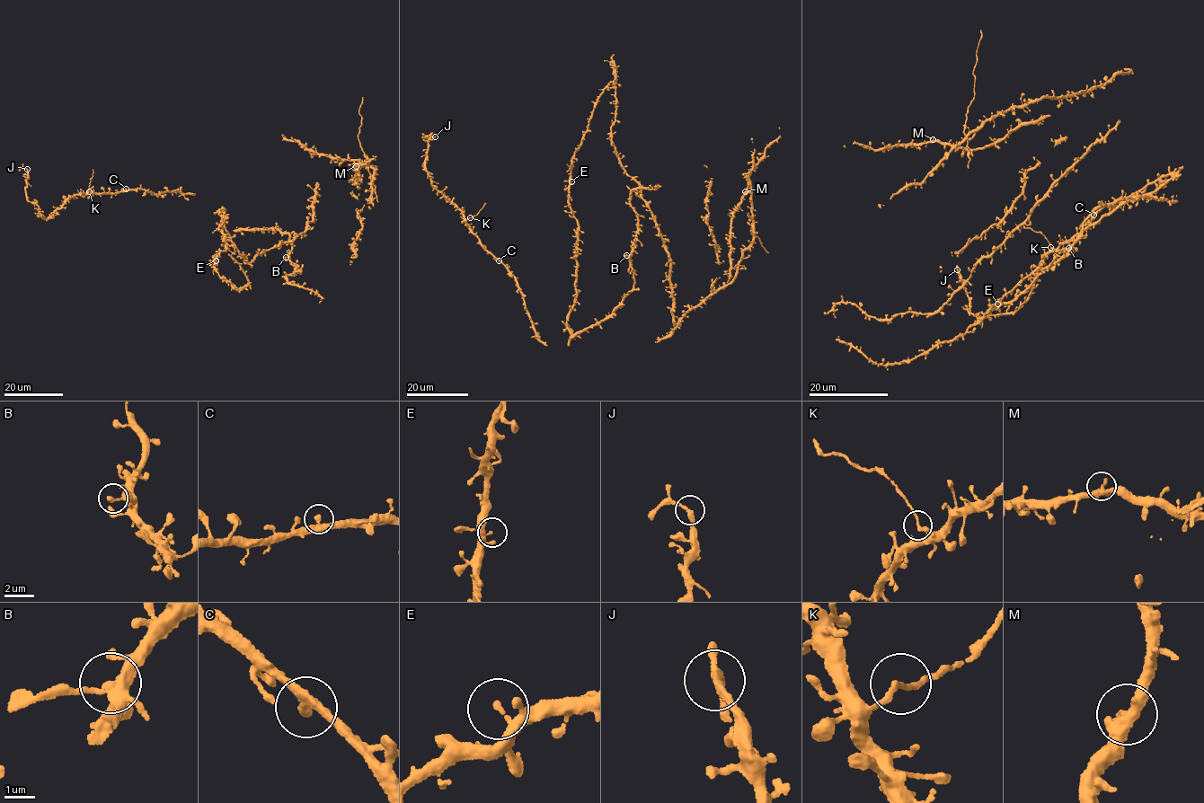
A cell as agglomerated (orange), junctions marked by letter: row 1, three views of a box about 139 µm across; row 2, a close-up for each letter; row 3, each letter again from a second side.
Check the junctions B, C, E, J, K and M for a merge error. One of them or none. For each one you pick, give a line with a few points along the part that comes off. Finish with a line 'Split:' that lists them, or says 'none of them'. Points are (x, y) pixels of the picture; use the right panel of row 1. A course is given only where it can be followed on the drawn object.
K: course (1050, 247), (1040, 233), (1025, 228), (1022, 224)
Split: K

